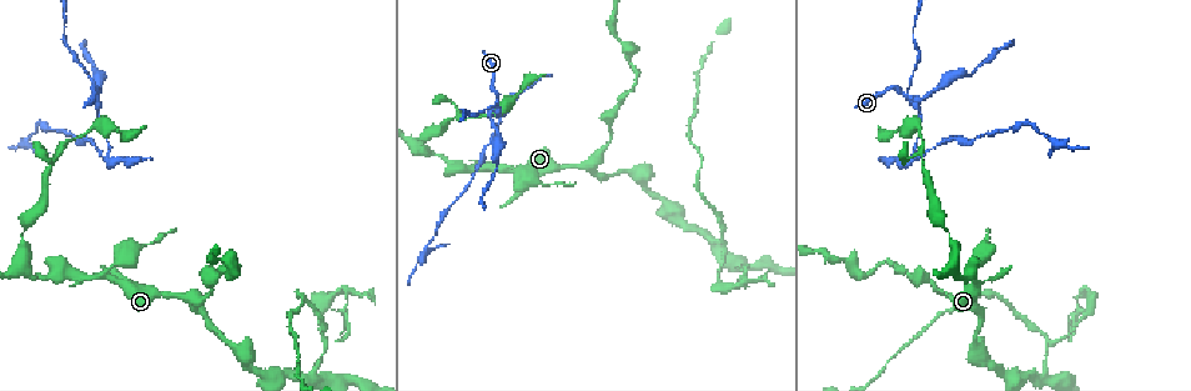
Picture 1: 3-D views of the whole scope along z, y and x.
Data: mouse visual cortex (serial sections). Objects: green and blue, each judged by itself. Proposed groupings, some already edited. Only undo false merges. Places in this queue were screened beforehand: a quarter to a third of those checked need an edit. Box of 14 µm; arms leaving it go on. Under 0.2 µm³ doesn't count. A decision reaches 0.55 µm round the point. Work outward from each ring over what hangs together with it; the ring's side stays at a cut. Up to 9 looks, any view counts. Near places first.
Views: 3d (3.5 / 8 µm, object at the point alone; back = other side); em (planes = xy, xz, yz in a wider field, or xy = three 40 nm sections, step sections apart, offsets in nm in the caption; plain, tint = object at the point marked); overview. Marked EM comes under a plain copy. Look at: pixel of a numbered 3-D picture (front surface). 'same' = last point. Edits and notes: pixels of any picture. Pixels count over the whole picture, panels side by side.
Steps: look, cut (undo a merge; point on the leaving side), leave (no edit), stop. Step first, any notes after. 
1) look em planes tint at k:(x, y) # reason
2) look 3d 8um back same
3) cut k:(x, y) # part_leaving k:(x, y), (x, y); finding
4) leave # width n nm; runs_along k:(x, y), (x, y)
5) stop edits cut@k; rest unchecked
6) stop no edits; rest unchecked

look 3d 3.5um back at 1:(497, 105) # thin neck

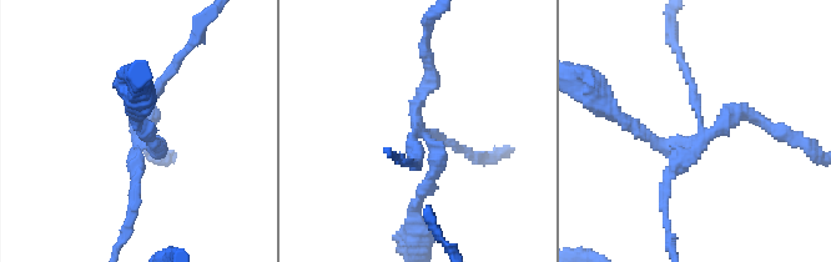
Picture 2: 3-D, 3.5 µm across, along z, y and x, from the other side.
look em xy step 5 tint at 2:(419, 129) # now the EM

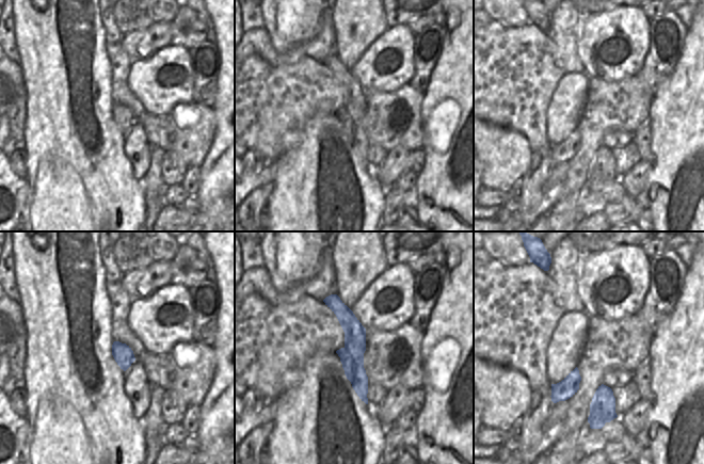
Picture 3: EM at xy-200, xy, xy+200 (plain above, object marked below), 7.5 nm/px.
cut 2:(132, 195) # part_leaving 2:(137, 139), (134, 216), (122, 238); two cells meet here

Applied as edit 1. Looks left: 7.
look overview

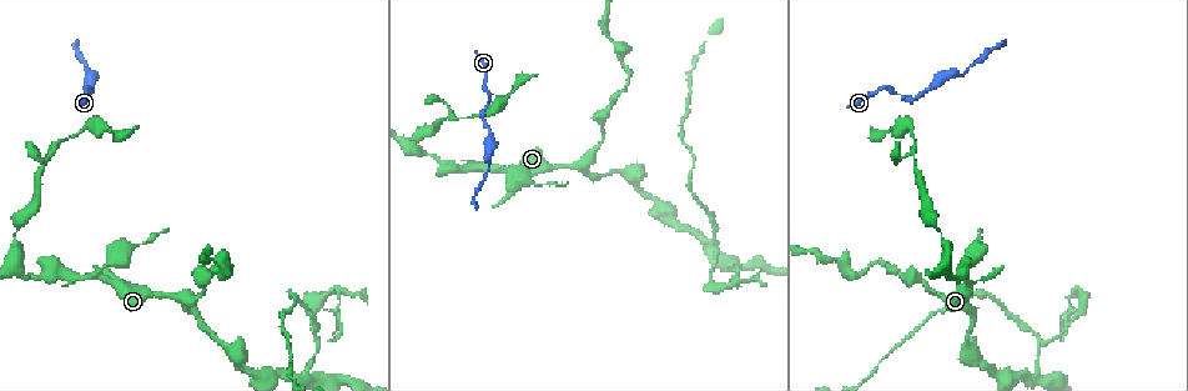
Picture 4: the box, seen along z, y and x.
look 3d 3.5um back at 4:(492, 172) # three arms meet

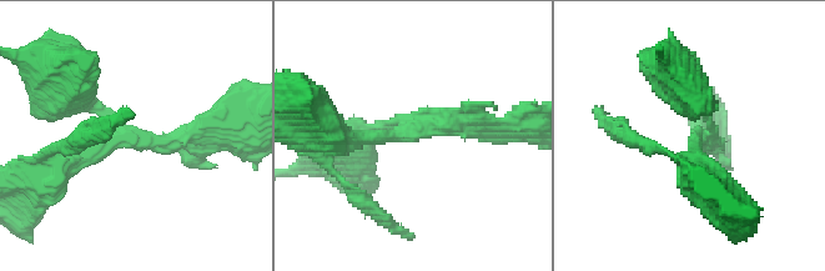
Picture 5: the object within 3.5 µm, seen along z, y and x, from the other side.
look em xy step 3 tint at 5:(407, 133) # need the tissue

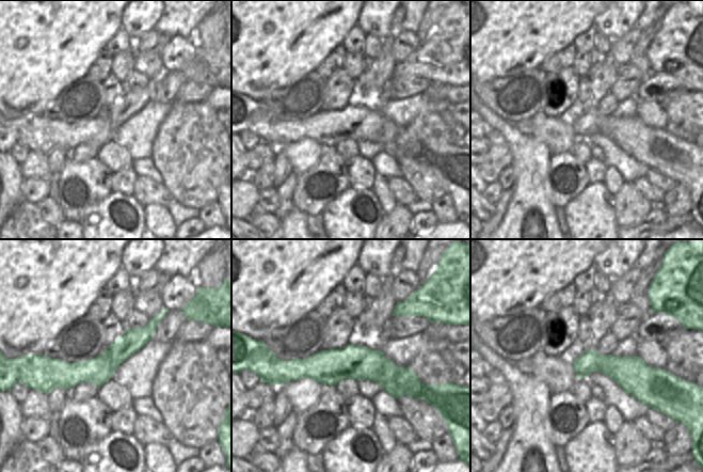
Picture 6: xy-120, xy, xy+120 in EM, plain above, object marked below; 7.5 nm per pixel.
leave # runs_along 5:(55, 171), (101, 140), (205, 129); one cell here

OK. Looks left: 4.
look 3d 3.5um at 4:(14, 234) # thin neck

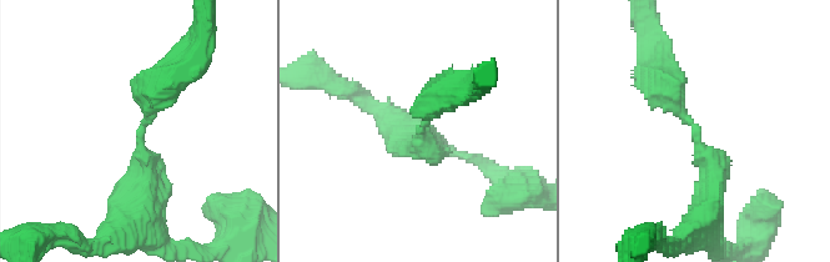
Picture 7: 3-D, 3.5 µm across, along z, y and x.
look em xy step 1 tint at 7:(696, 127) # arm_widths 300, 400 nm

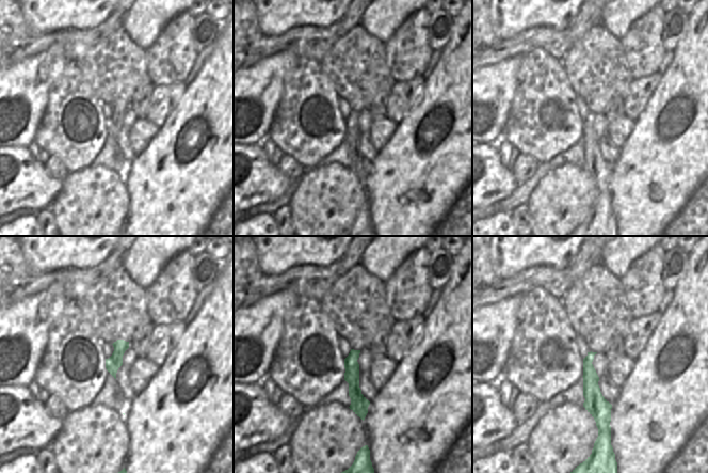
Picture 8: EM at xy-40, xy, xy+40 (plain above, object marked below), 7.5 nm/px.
leave # width 110 nm; runs_along 8:(590, 355), (591, 392), (605, 425); continuous, no second cell

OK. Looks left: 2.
stop edits cut@2; rest unchecked

